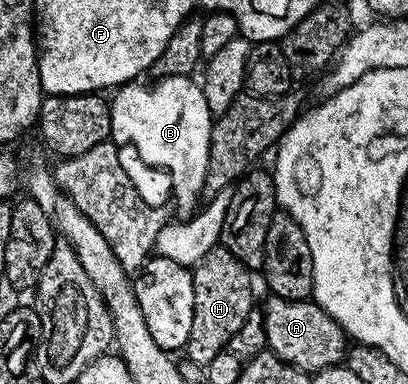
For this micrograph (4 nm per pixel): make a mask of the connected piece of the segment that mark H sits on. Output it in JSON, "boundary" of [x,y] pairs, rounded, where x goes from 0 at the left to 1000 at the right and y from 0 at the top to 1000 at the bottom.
{"boundary":[[[542,633],[510,654],[483,690],[473,693],[475,714],[475,828],[471,862],[461,893],[451,901],[451,919],[483,951],[502,956],[539,924],[539,914],[598,852],[598,831],[625,813],[623,732],[615,703],[603,698],[569,654],[551,648]]]}

